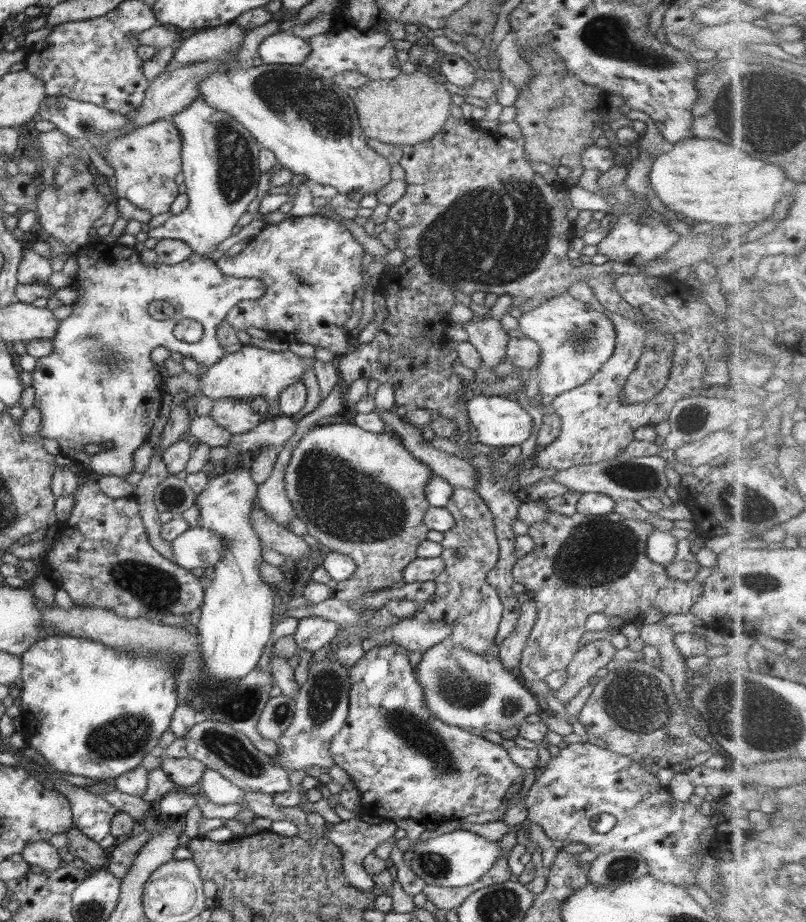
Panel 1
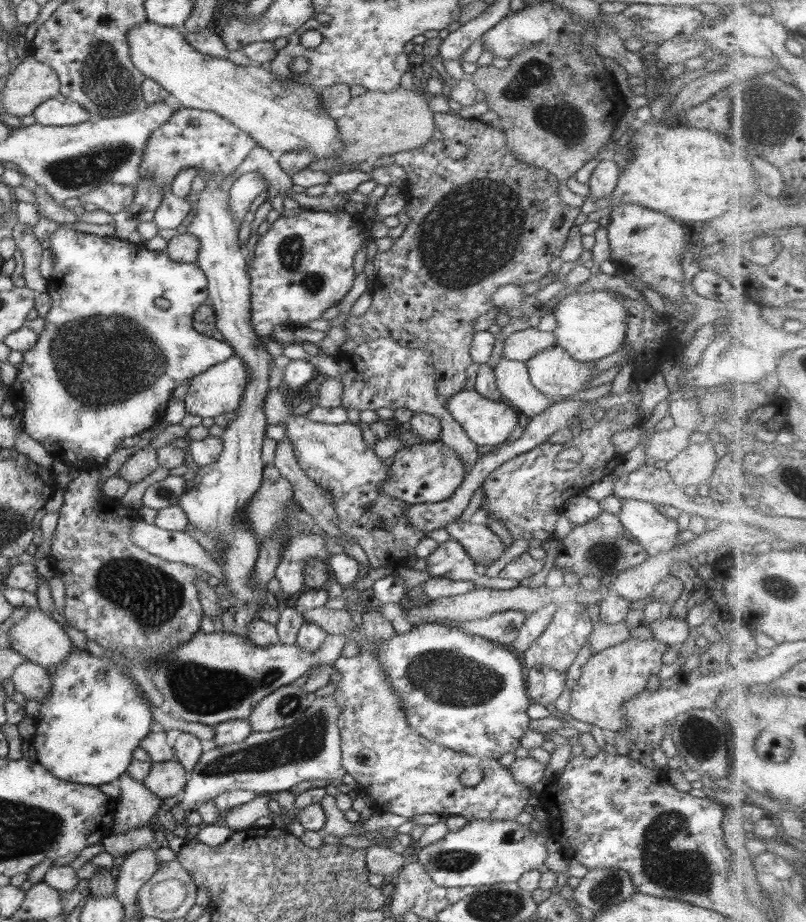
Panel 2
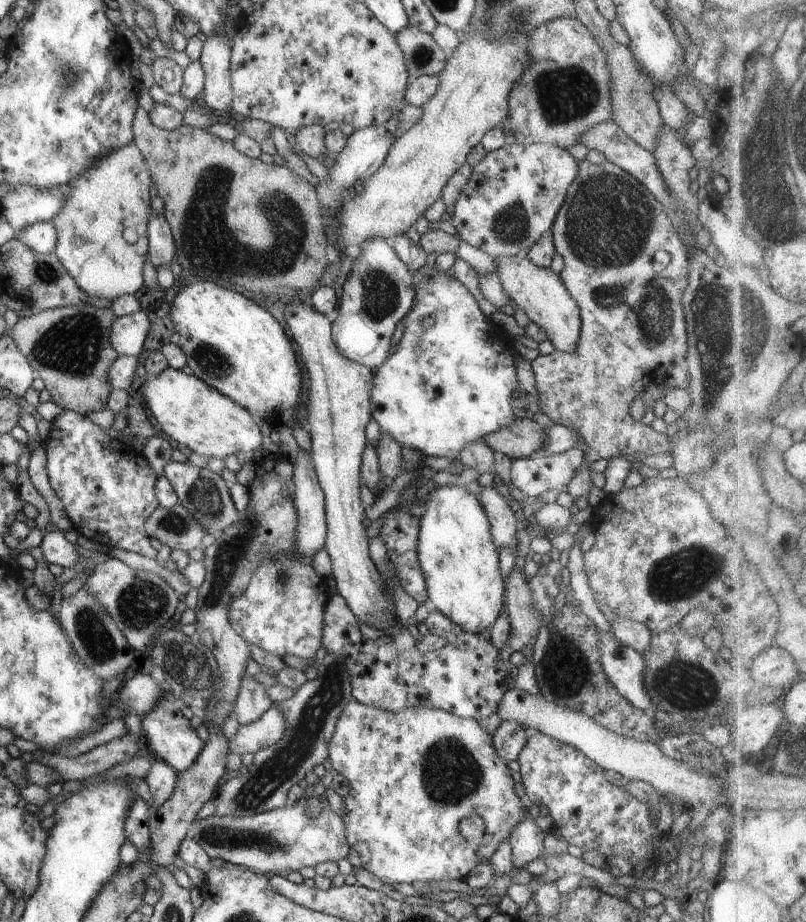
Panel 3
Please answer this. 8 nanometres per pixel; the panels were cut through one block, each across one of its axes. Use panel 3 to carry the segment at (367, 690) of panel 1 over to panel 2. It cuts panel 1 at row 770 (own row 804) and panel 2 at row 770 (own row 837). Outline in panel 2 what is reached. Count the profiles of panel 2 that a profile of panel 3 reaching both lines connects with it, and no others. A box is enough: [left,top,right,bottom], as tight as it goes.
[332,650,532,821]

